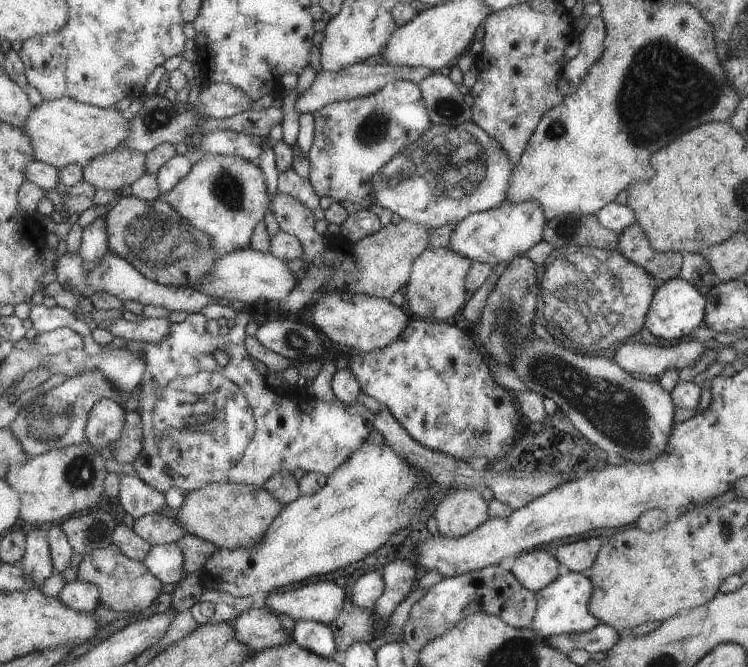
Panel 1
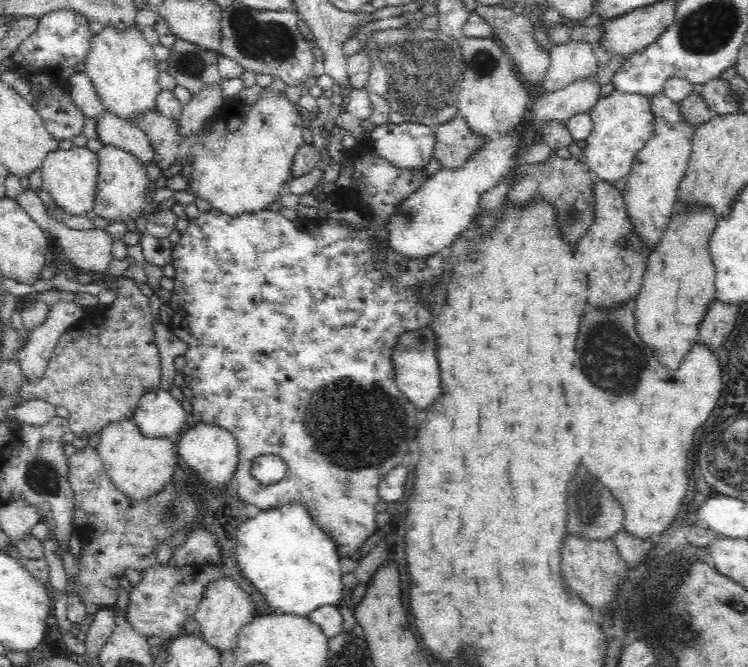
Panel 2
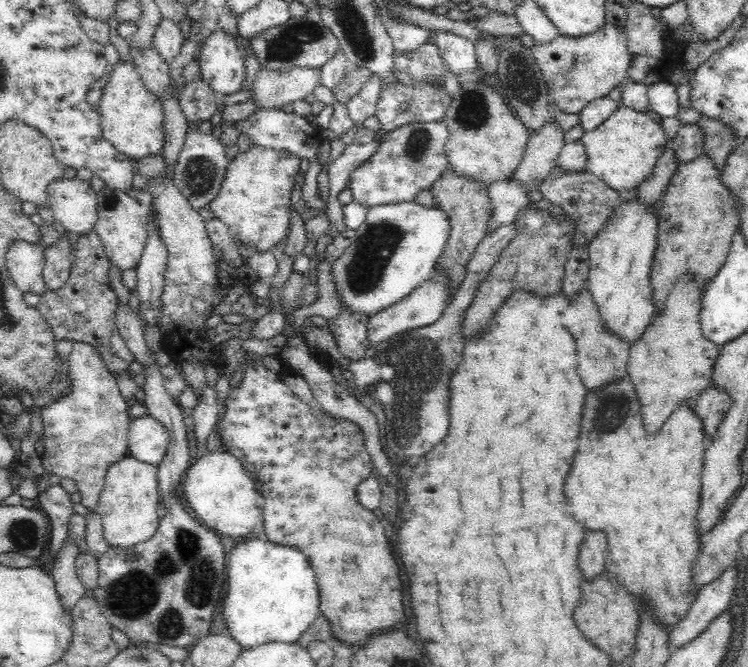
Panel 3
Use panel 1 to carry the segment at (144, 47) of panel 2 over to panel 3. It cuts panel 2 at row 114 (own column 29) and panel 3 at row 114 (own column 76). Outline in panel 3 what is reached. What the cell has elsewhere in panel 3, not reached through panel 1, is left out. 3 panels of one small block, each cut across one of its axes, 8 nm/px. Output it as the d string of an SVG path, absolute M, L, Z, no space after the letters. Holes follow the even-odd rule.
M119 61L114 65L109 79L104 87L104 93L99 103L101 112L101 134L105 140L108 140L118 152L122 152L134 164L147 158L148 156L158 156L163 151L165 144L164 129L164 106L158 97L149 93L149 90L142 83L141 76L135 67L134 62Z

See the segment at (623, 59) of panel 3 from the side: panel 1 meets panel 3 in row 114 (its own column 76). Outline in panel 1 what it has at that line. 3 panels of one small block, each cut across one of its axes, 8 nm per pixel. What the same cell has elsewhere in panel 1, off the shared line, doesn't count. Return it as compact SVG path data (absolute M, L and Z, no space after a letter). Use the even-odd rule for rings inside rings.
M113 544L91 550L91 553L83 554L79 559L80 562L77 562L77 570L75 570L75 580L98 587L101 607L127 614L147 612L153 598L159 596L161 582L150 574L145 564L126 558Z

